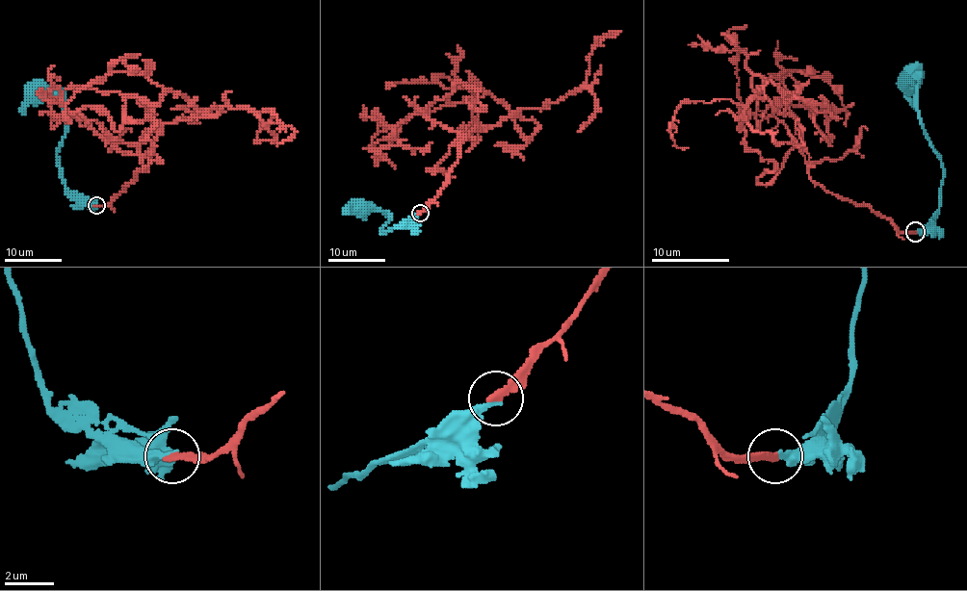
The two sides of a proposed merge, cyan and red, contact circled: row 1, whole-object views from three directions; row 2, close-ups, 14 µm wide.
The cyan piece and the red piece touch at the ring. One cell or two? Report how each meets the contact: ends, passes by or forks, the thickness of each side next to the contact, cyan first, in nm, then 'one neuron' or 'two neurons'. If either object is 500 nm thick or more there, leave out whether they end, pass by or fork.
cyan ends there; red ends there; 220 nm thick on the cyan side, 260 nm on the other; one neuron

